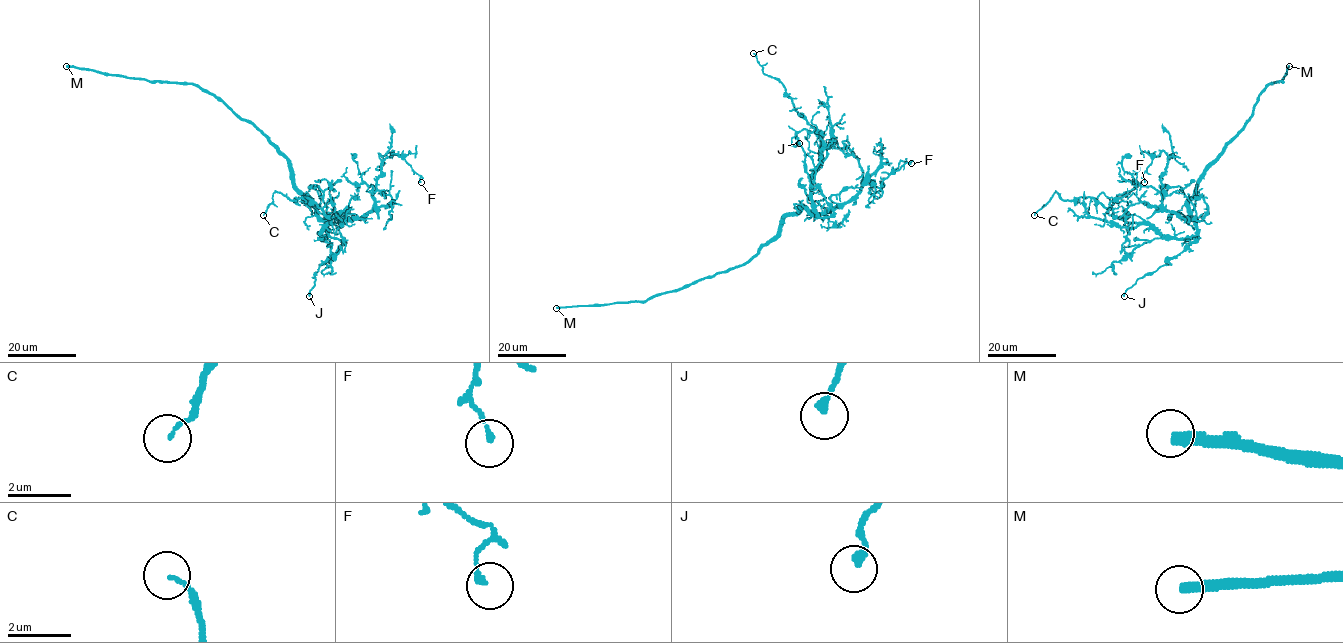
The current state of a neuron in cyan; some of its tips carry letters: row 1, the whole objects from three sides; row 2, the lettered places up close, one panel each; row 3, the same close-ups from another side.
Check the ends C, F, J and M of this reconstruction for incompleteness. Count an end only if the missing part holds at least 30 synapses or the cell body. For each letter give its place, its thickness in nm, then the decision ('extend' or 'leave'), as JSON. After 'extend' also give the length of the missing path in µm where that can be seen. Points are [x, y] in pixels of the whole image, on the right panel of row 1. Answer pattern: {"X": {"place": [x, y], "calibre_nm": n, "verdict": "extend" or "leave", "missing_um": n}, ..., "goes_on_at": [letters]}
{"C": {"place": [1034, 215], "calibre_nm": 110, "verdict": "leave"}, "F": {"place": [1144, 182], "calibre_nm": 160, "verdict": "leave"}, "J": {"place": [1124, 296], "calibre_nm": 240, "verdict": "leave"}, "M": {"place": [1289, 66], "calibre_nm": 320, "verdict": "extend", "missing_um": 250}, "goes_on_at": ["M"]}

